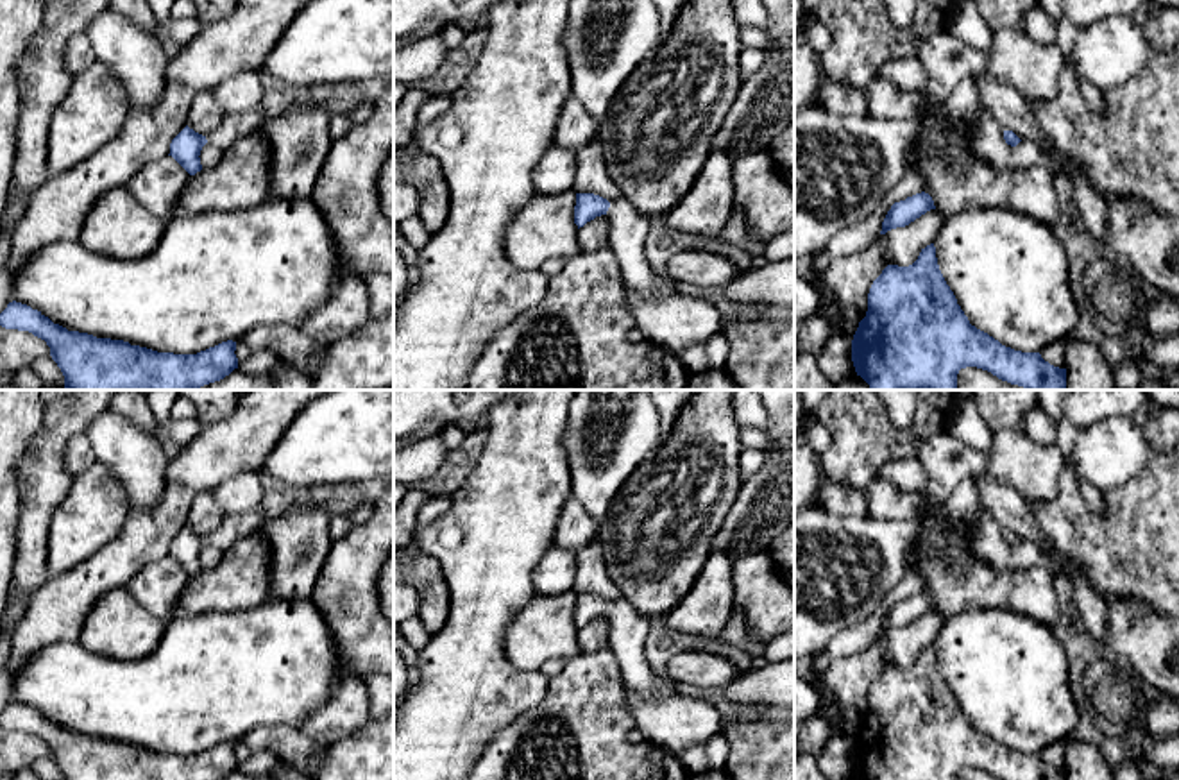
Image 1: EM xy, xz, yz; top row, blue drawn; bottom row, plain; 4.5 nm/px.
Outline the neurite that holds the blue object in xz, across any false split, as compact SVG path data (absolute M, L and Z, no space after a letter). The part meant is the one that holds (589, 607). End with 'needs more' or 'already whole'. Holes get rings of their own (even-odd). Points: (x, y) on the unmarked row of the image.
M576 594L574 624L578 630L601 615L608 617L608 646L617 657L624 685L655 696L674 692L673 682L666 676L657 676L644 657L651 619L639 614L626 598L608 603L594 594Z; needs more

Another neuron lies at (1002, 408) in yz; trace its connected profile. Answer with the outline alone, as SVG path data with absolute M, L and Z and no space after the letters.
M975 390L971 399L997 433L1022 426L1025 411L1038 401L1038 390Z

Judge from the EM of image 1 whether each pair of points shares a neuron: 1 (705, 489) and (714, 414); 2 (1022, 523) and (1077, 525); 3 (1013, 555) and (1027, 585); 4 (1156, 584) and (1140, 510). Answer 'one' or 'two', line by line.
1: one
2: two
3: two
4: one

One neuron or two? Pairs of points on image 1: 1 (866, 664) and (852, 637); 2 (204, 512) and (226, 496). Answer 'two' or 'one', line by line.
1: two
2: two

